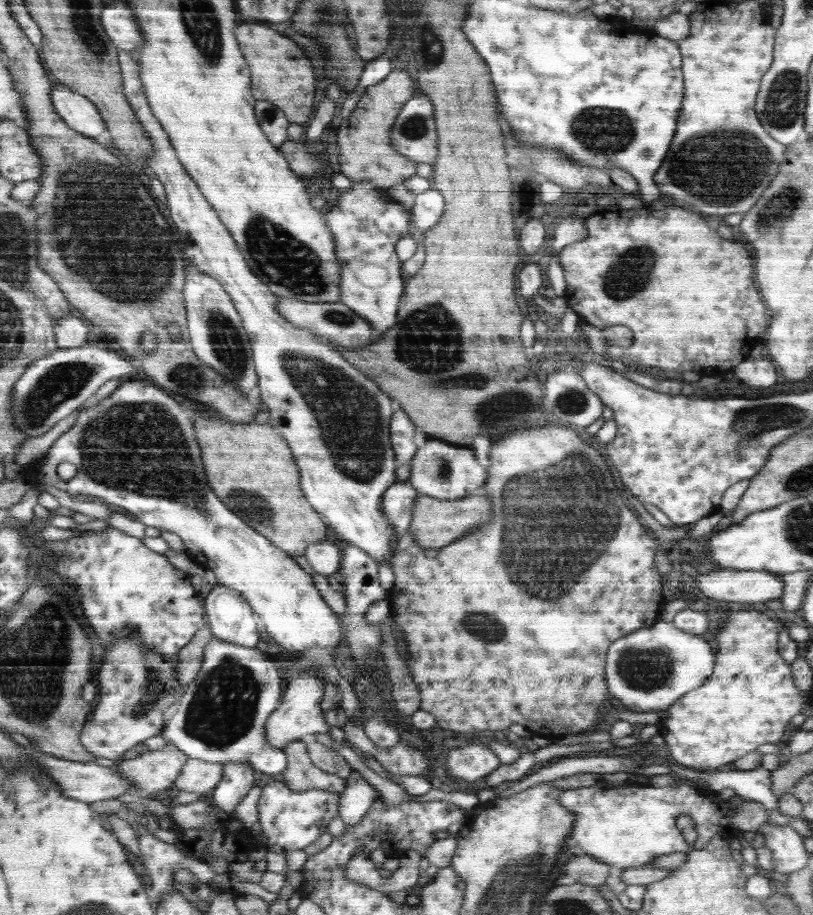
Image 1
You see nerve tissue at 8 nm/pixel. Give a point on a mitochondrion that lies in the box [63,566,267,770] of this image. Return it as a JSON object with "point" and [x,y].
{"point":[222,710]}

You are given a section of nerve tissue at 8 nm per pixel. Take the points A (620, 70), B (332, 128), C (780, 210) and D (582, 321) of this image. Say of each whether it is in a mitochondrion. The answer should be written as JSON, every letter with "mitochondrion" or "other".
{"A":"other","B":"other","C":"mitochondrion","D":"other"}

